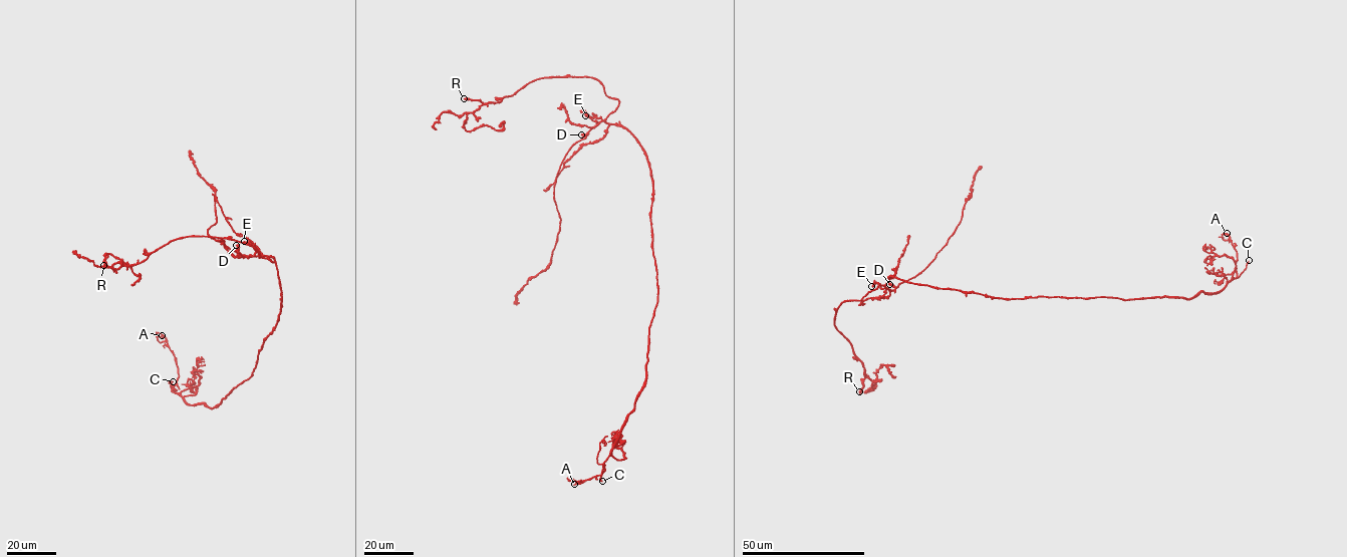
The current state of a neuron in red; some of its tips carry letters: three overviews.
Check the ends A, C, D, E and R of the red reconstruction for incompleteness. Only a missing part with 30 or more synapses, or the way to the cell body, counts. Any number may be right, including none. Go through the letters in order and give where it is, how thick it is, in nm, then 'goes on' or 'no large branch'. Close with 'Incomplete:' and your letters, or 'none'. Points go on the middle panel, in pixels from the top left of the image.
A: at (574, 484); 130 nm thick; no large branch
C: at (602, 481); 240 nm thick; goes on
D: at (581, 134); 340 nm thick; no large branch
E: at (585, 115); 360 nm thick; no large branch
R: at (464, 98); 440 nm thick; no large branch
Incomplete: C

